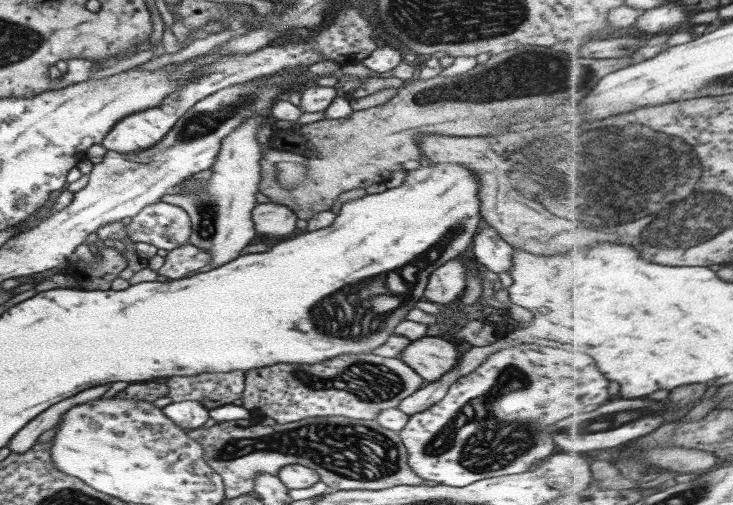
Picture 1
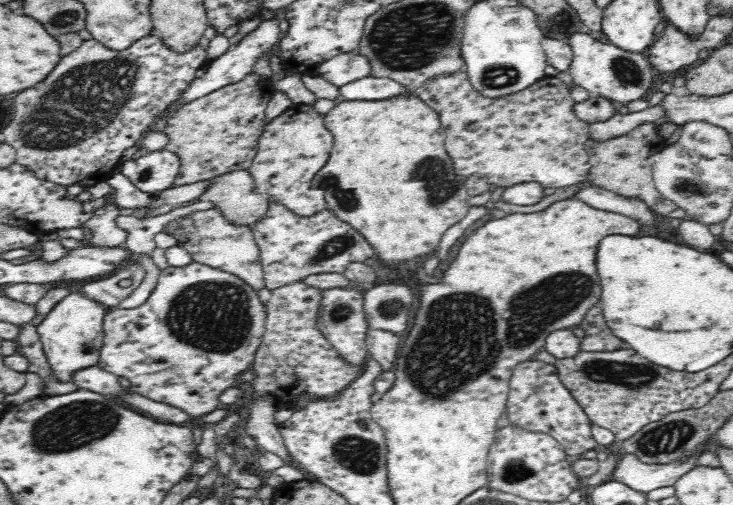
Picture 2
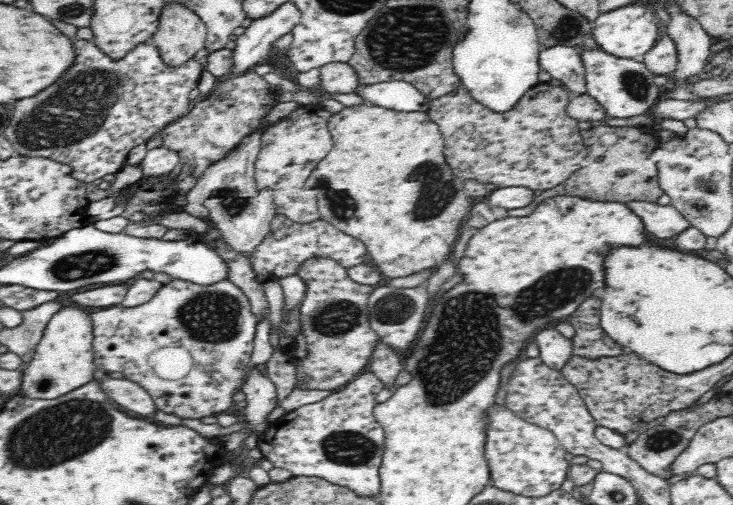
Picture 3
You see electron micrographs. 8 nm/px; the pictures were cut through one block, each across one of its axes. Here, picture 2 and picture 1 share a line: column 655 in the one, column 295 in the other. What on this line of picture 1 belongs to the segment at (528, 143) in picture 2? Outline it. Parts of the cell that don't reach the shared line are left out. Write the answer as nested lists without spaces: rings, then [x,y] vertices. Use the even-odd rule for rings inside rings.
[[[274,203],[256,204],[250,216],[255,232],[266,236],[285,236],[295,230],[297,222],[296,214],[287,206]]]

